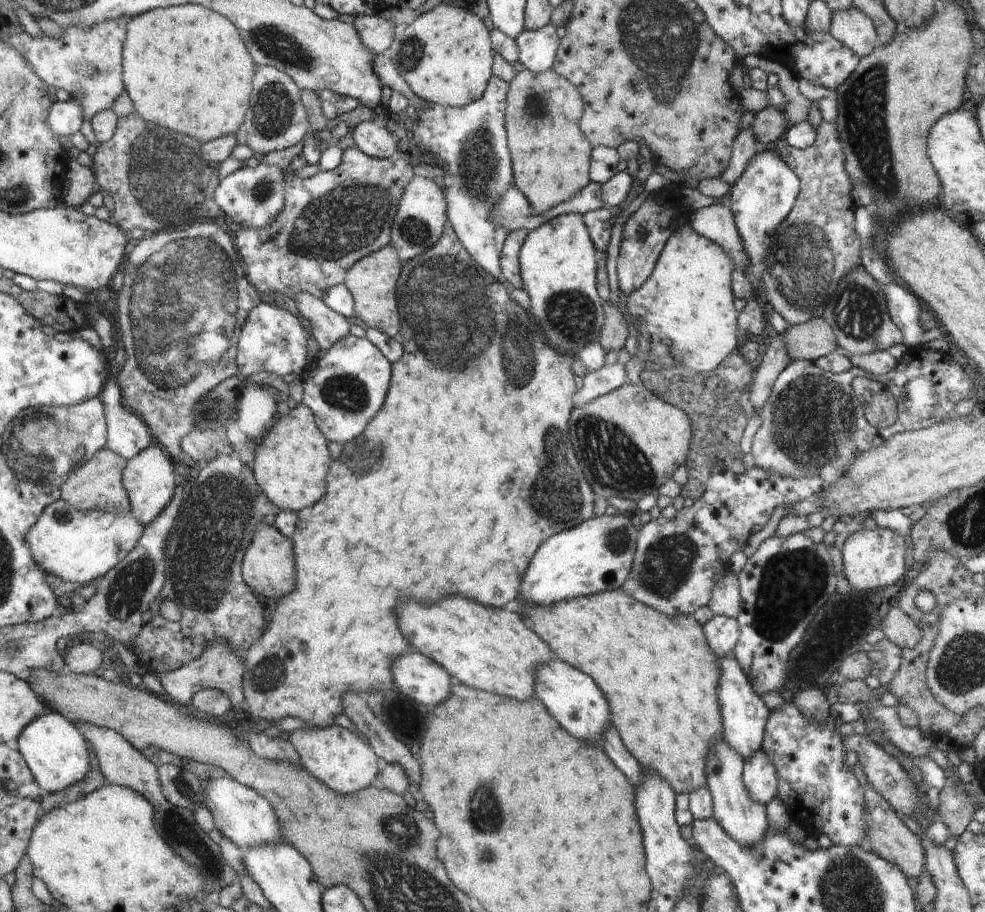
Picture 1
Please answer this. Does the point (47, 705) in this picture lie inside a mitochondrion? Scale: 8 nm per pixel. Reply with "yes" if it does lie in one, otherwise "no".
no

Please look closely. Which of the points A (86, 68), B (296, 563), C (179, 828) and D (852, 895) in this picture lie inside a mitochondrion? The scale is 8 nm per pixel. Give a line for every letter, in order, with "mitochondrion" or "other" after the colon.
A: mitochondrion
B: other
C: mitochondrion
D: mitochondrion

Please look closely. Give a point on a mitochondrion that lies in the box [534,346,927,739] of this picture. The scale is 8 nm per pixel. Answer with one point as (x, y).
(814, 418)

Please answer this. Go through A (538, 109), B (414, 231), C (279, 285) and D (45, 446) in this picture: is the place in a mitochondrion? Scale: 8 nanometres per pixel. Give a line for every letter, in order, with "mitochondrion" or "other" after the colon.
A: mitochondrion
B: mitochondrion
C: other
D: mitochondrion

